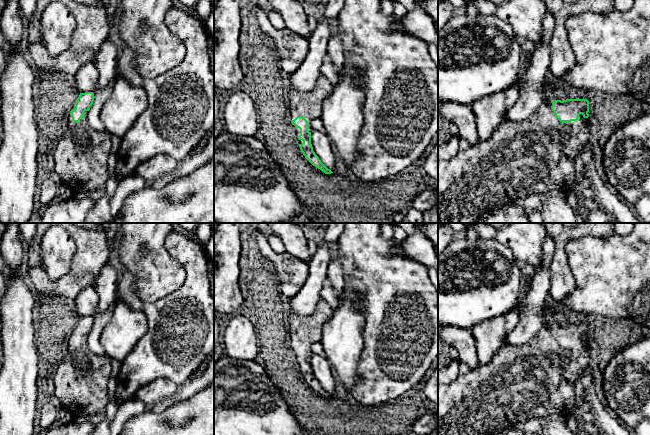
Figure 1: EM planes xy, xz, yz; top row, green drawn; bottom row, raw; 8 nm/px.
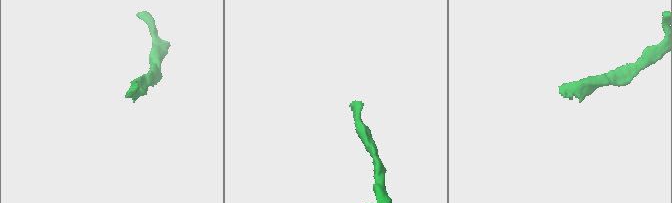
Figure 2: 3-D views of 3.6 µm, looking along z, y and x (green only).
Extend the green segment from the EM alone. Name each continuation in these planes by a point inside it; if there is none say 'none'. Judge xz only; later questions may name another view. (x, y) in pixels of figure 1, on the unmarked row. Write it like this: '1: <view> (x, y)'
1: xz (309, 328)

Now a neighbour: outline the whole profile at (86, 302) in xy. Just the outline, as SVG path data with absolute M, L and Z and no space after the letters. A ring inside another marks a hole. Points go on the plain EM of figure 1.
M94 287L82 290L74 299L75 308L80 317L95 316L97 312L98 296Z

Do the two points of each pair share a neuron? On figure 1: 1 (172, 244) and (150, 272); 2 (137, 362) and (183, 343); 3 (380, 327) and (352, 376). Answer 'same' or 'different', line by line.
1: different
2: same
3: different

